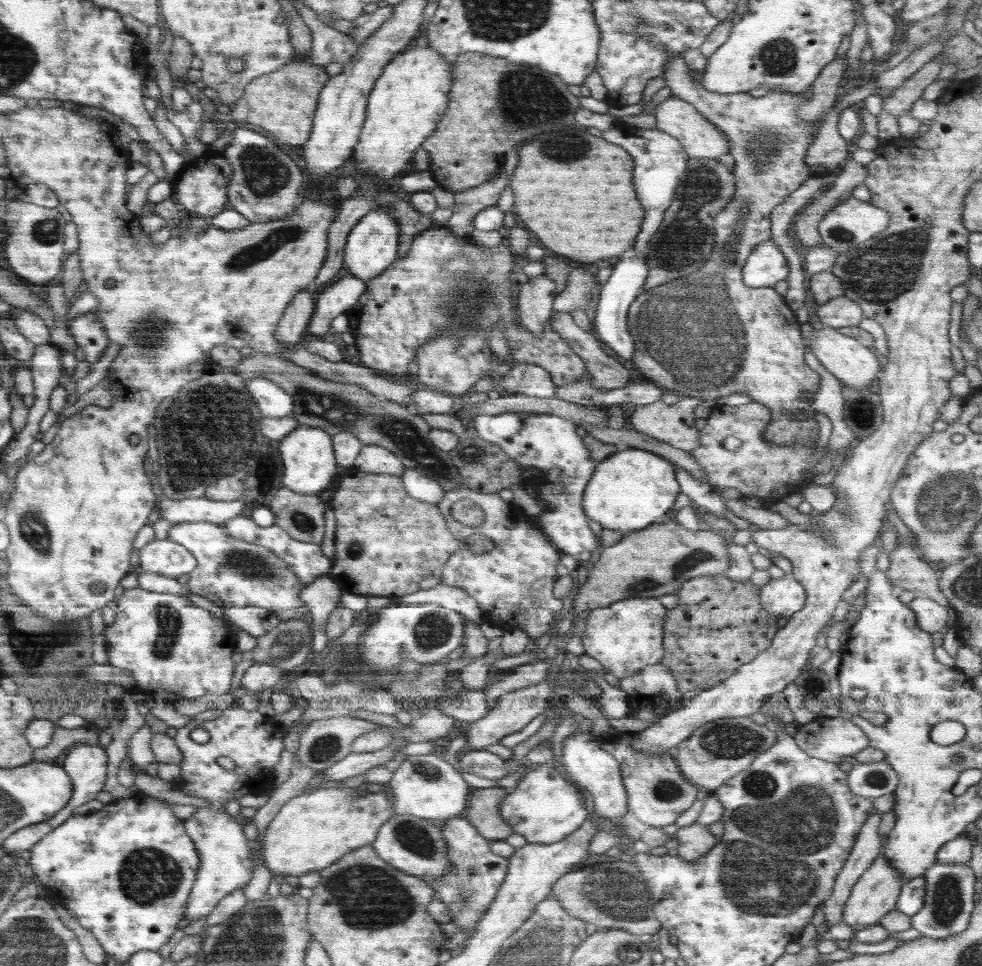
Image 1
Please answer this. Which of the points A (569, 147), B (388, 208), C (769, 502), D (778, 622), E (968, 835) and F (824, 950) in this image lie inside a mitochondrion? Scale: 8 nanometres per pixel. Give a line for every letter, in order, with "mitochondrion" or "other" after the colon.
A: mitochondrion
B: other
C: other
D: other
E: other
F: other

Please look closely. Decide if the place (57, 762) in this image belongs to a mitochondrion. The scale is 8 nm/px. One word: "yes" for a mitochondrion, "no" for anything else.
no

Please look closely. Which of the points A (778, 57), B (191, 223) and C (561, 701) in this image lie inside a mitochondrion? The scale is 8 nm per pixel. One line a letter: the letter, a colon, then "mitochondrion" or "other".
A: mitochondrion
B: other
C: other

